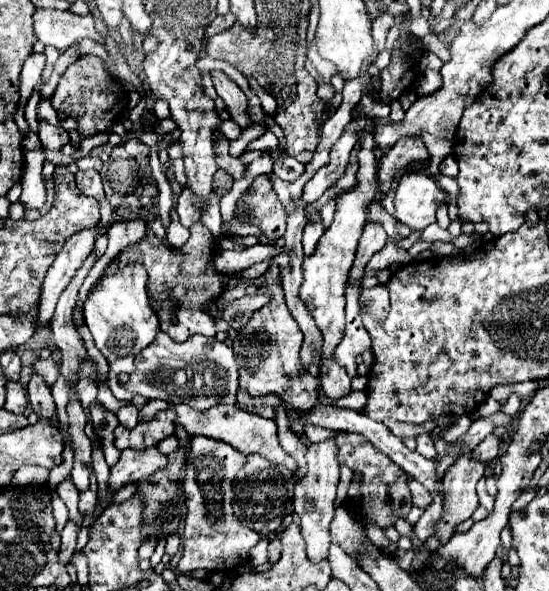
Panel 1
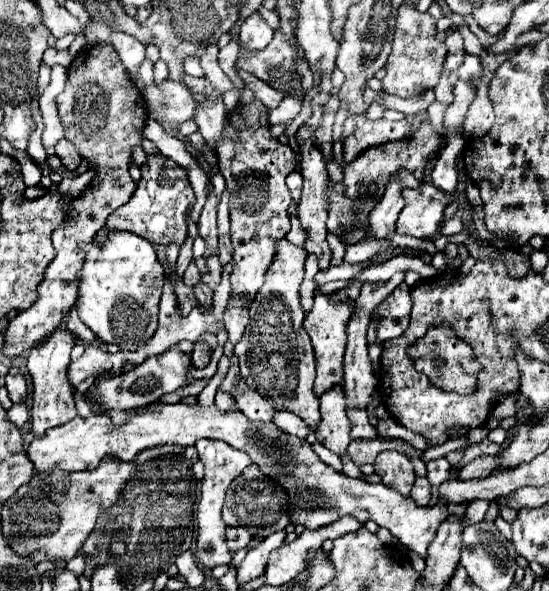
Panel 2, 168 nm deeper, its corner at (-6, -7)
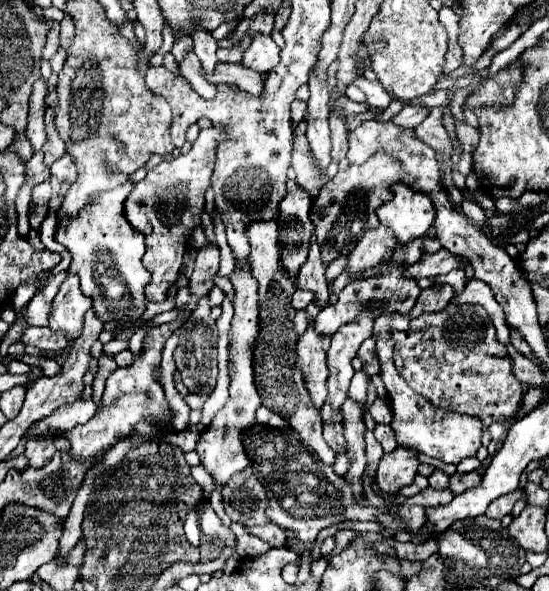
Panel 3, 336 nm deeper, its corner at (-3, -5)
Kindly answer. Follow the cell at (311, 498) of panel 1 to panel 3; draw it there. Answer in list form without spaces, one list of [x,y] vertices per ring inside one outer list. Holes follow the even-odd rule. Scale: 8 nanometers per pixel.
[[[372,306],[372,310],[362,310],[356,322],[348,326],[340,326],[340,330],[332,336],[332,344],[328,348],[328,398],[334,408],[340,408],[346,400],[350,380],[354,376],[352,358],[356,356],[360,344],[372,336],[372,322],[380,316],[380,310]]]

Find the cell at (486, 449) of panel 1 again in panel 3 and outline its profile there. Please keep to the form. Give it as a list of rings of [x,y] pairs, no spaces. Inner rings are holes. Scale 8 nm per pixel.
[[[470,472],[470,474],[454,474],[454,476],[450,476],[450,490],[452,490],[452,494],[462,494],[464,490],[468,490],[468,488],[472,488],[472,486],[476,486],[478,482],[480,482],[480,478],[482,478],[482,474],[480,472]]]

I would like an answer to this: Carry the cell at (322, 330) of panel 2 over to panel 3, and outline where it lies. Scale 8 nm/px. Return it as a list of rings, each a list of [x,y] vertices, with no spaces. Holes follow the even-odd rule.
[[[308,324],[308,330],[296,344],[296,368],[304,374],[304,384],[310,392],[314,406],[320,410],[326,396],[326,380],[328,380],[328,366],[326,366],[326,352],[330,346],[328,336],[318,336],[314,332],[314,324]]]

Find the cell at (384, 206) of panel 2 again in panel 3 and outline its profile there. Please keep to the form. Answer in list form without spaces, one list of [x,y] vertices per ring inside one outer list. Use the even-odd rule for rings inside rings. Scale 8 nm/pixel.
[[[380,224],[378,228],[368,230],[364,238],[356,244],[356,248],[350,252],[346,272],[350,276],[360,276],[368,268],[390,262],[394,248],[396,248],[396,238],[392,230]]]

